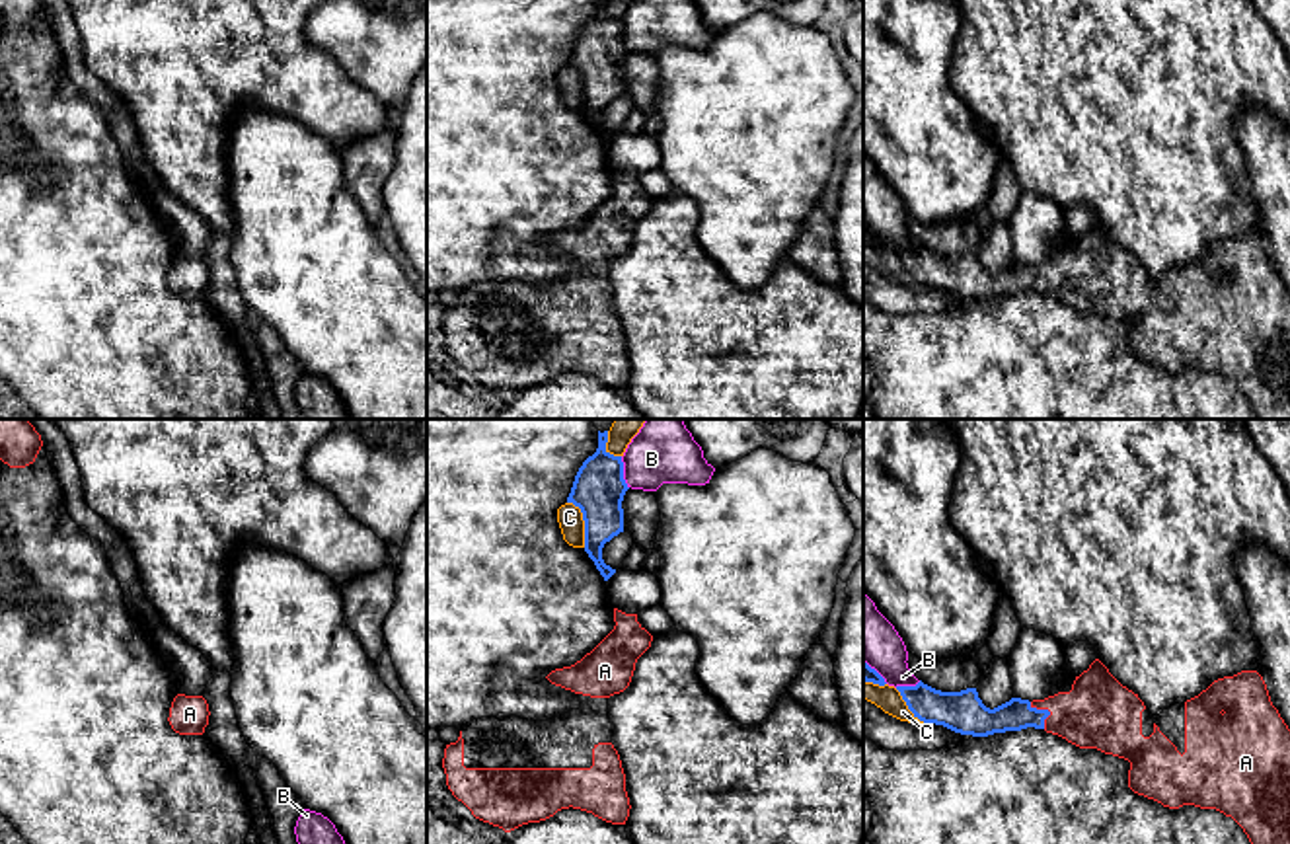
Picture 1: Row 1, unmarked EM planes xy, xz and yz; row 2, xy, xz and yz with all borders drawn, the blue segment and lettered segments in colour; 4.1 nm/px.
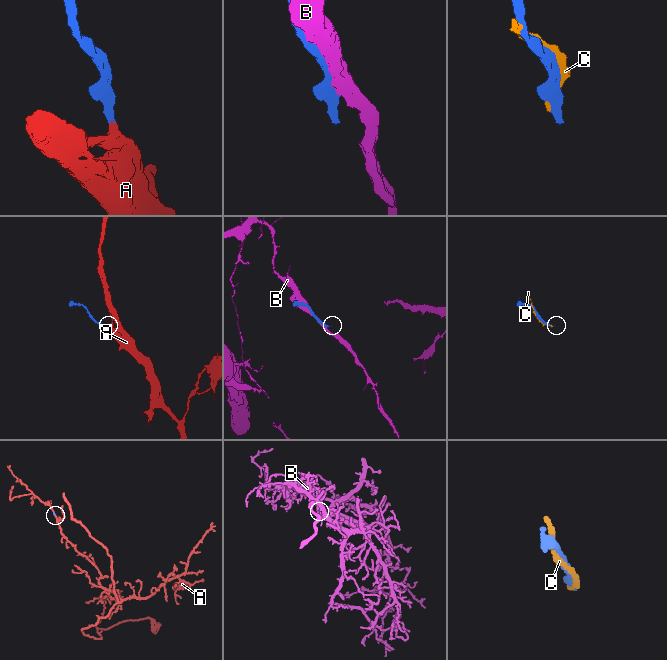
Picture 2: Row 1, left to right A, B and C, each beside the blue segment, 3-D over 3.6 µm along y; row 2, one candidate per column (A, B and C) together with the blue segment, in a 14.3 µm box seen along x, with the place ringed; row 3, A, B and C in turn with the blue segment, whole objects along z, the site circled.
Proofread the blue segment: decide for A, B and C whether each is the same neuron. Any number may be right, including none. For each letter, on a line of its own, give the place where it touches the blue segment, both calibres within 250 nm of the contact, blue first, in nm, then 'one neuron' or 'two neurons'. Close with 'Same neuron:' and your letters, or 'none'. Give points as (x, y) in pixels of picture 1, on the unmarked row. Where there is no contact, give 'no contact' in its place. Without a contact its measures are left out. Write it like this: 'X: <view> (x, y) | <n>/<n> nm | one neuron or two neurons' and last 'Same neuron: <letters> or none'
A: yz (1047, 273) | 130/300 nm | one neuron
B: xz (622, 36) | 220/200 nm | two neurons
C: xz (585, 86) | 220/110 nm | two neurons
Same neuron: A

